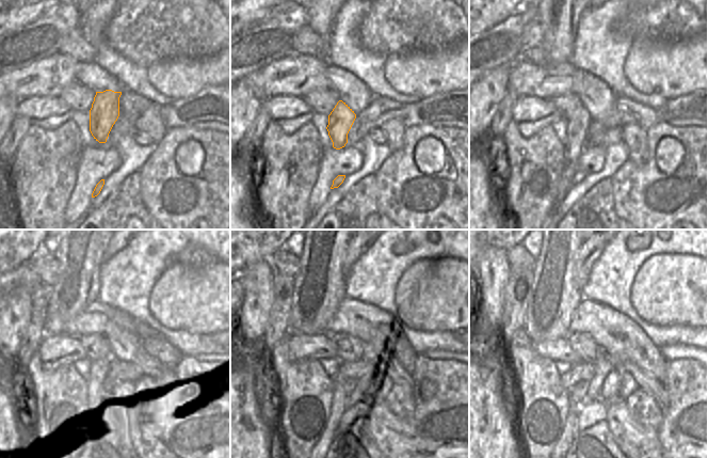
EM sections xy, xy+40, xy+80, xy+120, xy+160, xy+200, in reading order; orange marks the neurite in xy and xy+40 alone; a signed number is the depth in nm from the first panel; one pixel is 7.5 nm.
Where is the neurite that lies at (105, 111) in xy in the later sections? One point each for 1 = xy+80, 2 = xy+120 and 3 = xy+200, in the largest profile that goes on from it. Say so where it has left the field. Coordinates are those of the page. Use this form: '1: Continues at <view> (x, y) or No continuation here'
1: Continues at xy+80 (578, 126)
2: Continues at xy+120 (97, 383)
3: Continues at xy+200 (570, 428)

